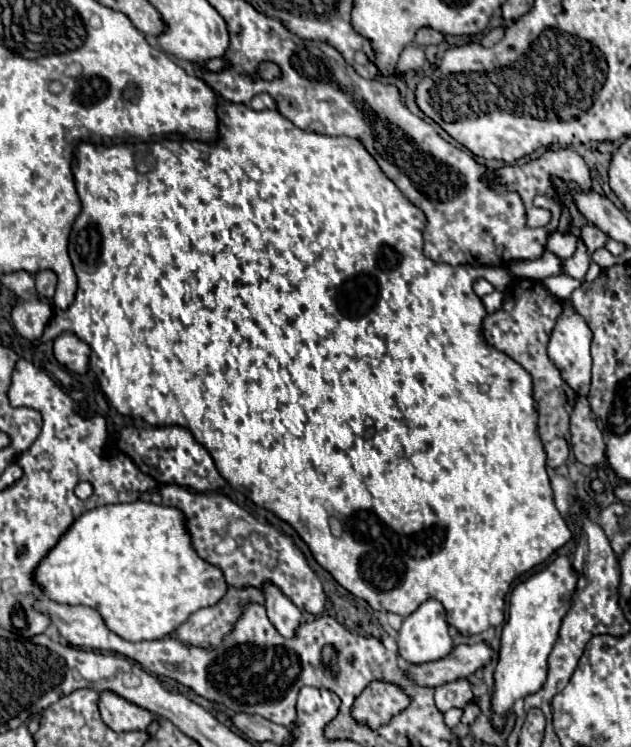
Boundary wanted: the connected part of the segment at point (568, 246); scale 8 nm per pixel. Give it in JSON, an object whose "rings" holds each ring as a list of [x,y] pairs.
{"rings":[[[553,233],[549,235],[547,247],[551,247],[551,251],[555,251],[555,255],[559,255],[561,259],[569,259],[575,253],[575,243],[577,237],[571,233]]]}

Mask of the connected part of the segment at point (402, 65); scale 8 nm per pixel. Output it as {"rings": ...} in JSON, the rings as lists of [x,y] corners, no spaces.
{"rings":[[[407,45],[399,57],[399,63],[397,63],[397,69],[395,69],[395,75],[405,75],[409,71],[417,71],[421,69],[425,63],[425,53],[423,49],[419,47],[413,47],[413,45]]]}

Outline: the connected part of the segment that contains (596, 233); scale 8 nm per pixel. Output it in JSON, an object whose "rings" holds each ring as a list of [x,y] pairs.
{"rings":[[[585,225],[585,227],[581,229],[581,239],[585,241],[585,245],[587,245],[587,249],[589,249],[589,255],[591,255],[593,251],[605,247],[605,243],[607,243],[609,237],[607,237],[601,229],[597,229],[597,227],[593,227],[593,225]]]}

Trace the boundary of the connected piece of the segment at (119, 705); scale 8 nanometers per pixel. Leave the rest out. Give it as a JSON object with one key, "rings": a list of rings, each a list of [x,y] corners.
{"rings":[[[111,691],[101,693],[99,711],[105,725],[113,731],[145,731],[153,721],[153,713],[129,703]]]}

